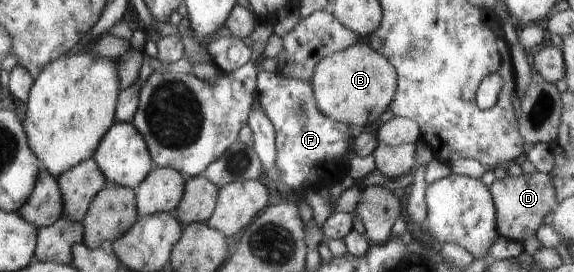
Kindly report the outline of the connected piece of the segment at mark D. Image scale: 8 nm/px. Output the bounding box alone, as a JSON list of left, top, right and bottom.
[490,172,558,242]

